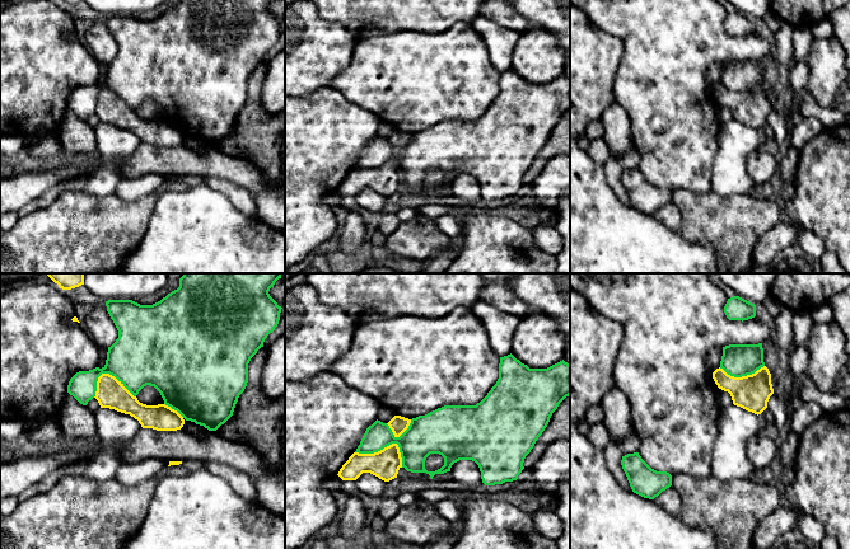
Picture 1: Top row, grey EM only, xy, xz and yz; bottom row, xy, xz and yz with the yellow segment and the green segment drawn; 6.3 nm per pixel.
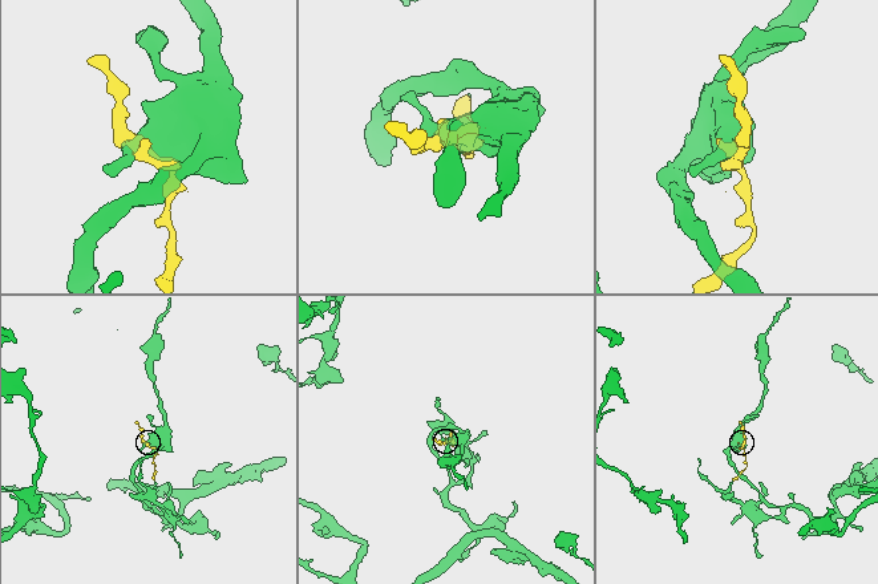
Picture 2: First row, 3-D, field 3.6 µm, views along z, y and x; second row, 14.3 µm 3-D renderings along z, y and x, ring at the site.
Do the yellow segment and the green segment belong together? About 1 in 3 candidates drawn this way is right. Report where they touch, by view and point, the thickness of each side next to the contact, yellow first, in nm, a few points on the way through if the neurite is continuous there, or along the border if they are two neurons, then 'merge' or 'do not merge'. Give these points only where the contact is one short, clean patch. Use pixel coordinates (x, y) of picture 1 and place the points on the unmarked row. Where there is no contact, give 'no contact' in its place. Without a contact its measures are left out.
contact xz (387, 162); calibres 190 and 240 nm; do not merge

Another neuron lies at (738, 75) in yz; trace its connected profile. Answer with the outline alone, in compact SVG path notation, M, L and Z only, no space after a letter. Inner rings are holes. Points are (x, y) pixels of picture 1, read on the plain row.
M762 58L729 60L723 62L720 84L730 92L742 93L752 90L763 81Z

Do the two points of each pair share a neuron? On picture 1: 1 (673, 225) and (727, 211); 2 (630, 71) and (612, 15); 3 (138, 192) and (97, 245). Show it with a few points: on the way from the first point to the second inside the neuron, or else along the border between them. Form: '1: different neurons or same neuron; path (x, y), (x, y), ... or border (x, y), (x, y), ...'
1: different neurons; border (671, 201), (680, 214), (678, 231)
2: same neuron; path (631, 57), (631, 34), (626, 29)
3: different neurons; border (115, 193), (125, 200), (138, 200), (152, 195)

